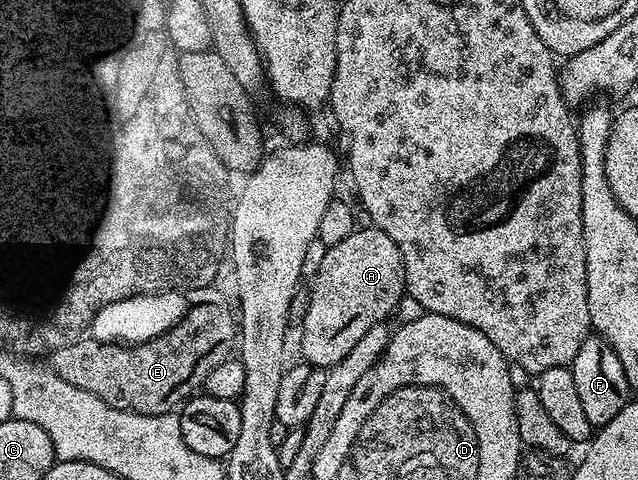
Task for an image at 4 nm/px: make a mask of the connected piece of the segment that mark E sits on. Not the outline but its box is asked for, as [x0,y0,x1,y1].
[50,292,237,415]

